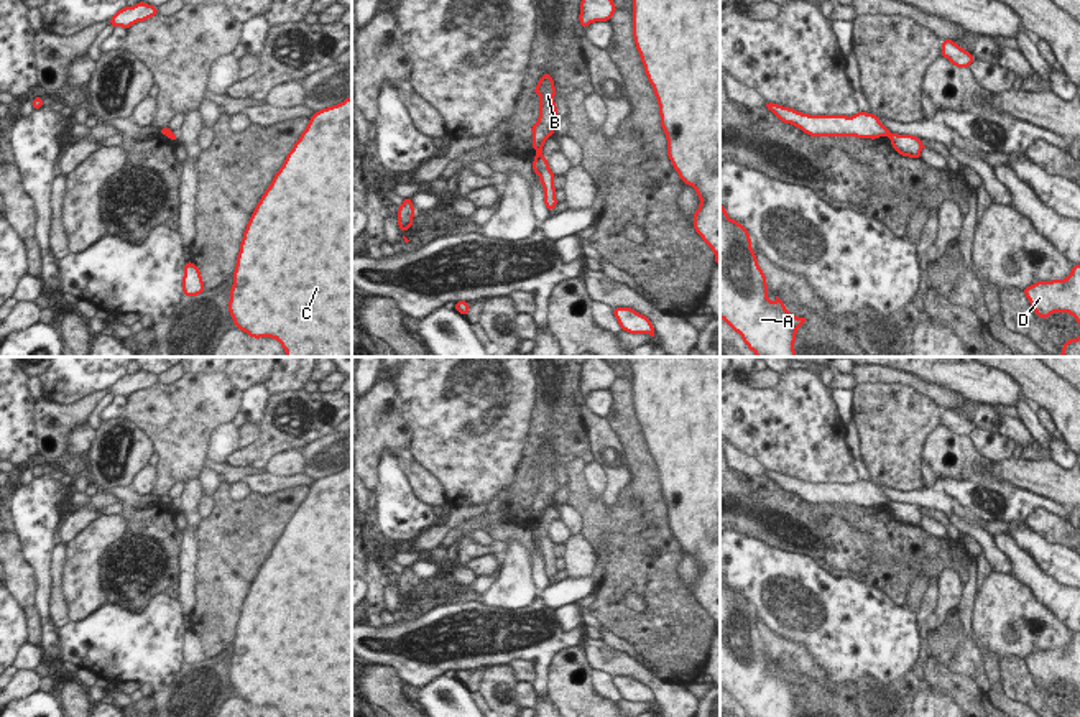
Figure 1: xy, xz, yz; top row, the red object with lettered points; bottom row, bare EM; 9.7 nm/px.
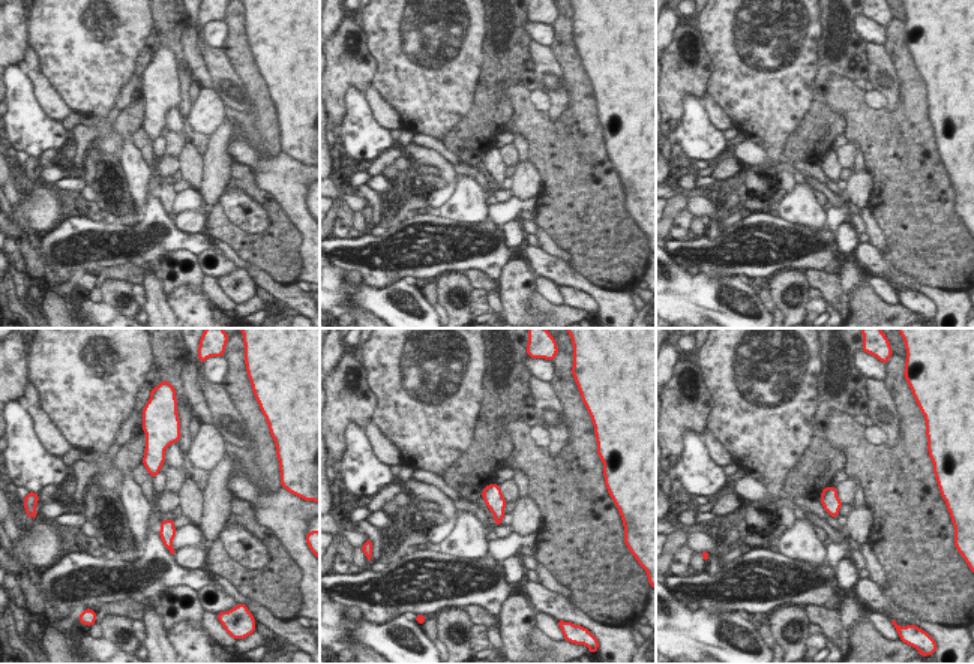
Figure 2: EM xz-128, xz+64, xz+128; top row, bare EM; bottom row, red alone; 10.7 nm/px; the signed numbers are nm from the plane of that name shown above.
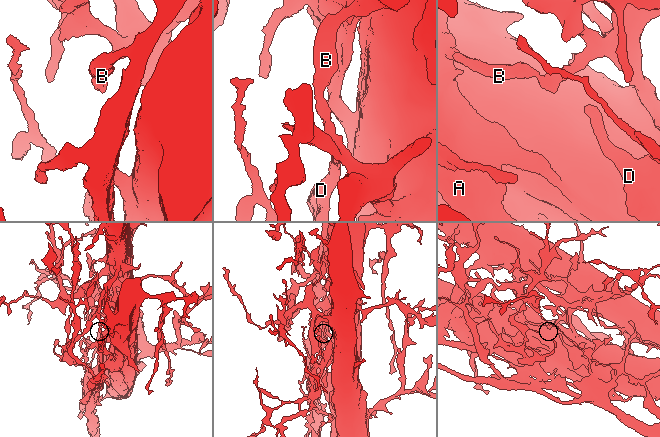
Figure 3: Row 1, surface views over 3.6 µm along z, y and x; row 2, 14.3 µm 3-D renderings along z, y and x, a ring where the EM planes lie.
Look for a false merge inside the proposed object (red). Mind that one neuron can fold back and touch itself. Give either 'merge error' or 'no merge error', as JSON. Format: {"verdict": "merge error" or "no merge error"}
{"verdict": "merge error"}

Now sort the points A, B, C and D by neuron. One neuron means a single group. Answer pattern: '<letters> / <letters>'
A B / C D

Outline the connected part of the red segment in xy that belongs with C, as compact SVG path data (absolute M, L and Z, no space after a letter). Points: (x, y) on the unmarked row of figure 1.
M352 465L311 485L306 498L256 572L240 612L228 679L235 696L253 707L276 707L283 717L352 717Z

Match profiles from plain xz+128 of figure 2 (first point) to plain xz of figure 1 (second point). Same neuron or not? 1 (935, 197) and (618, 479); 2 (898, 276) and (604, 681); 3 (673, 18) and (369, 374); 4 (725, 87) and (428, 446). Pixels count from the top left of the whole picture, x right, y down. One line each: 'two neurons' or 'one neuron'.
1: two neurons
2: two neurons
3: one neuron
4: one neuron

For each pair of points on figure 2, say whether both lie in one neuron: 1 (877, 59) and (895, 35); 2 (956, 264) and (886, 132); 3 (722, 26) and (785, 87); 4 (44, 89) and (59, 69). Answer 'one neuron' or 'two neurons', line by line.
1: two neurons
2: one neuron
3: one neuron
4: two neurons

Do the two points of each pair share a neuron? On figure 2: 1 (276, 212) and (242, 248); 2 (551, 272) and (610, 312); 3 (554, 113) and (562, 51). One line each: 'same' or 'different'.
1: same
2: same
3: different

